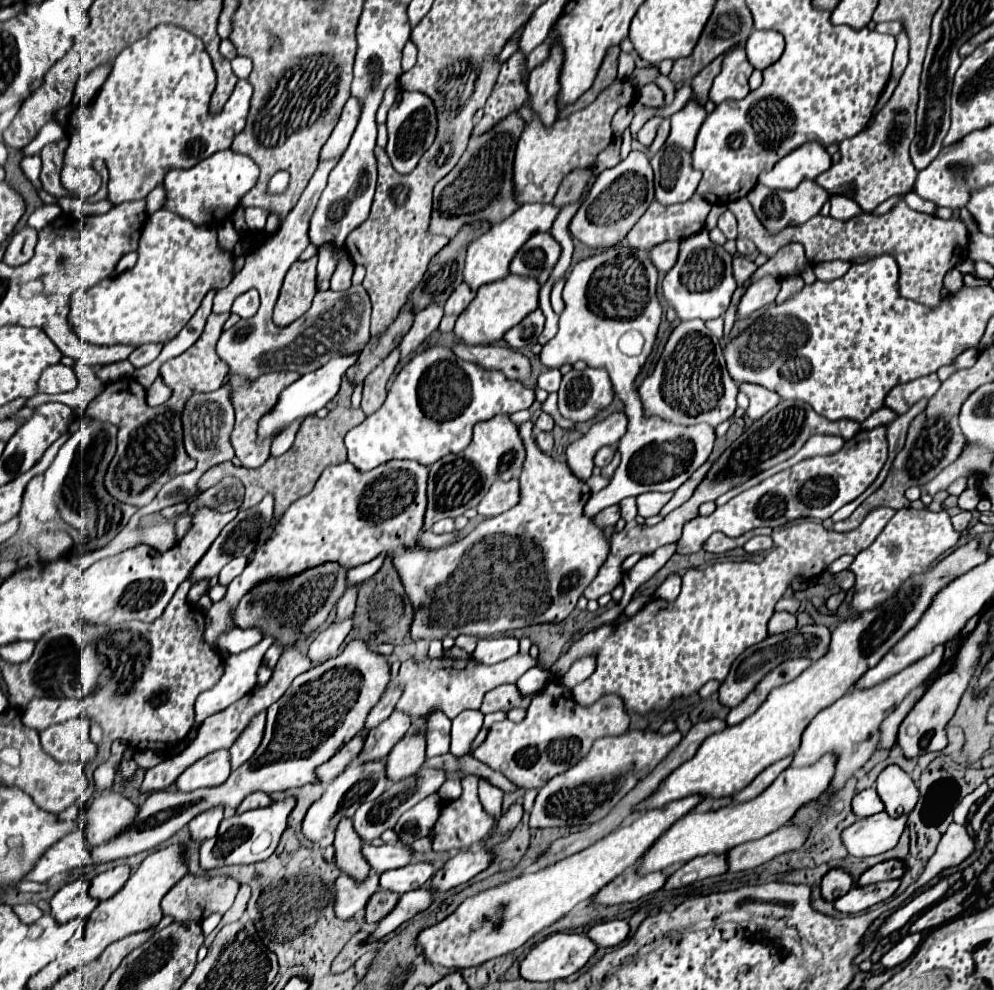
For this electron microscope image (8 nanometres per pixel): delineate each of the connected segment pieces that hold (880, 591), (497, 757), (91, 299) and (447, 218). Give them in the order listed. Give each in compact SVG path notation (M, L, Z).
M907 507L907 509L899 509L895 511L895 515L891 517L891 521L887 523L887 527L883 529L883 533L875 539L873 545L869 545L865 551L861 551L855 561L849 565L849 571L855 573L855 595L853 595L853 601L851 601L851 607L855 611L869 611L873 607L877 607L877 603L881 601L887 601L891 593L895 593L901 583L905 579L909 579L911 575L915 573L923 573L925 569L931 567L931 563L943 555L945 551L949 551L955 543L959 541L959 533L953 529L951 525L951 517L947 515L947 511L929 511L929 509L913 509L913 507Z
M551 681L539 691L527 711L523 723L511 723L509 719L493 723L487 733L487 765L501 771L511 783L525 789L537 789L551 777L567 771L579 759L587 755L591 743L603 735L621 735L629 727L629 715L619 695L603 695L589 707L575 703L575 699L559 693L557 682Z
M161 209L147 219L143 235L139 239L139 259L133 269L121 273L115 279L103 279L93 287L79 287L87 291L71 293L69 299L69 323L73 333L91 345L145 345L145 343L169 343L179 335L187 321L199 309L203 297L209 291L225 289L235 277L235 255L225 251L217 243L217 229L213 225L193 225L191 221Z
M511 113L489 131L471 137L469 147L461 155L459 163L447 177L443 177L435 185L433 217L429 227L431 233L445 235L451 239L467 223L479 219L497 223L519 207L519 203L515 201L515 187L513 187L513 159L523 127L525 123L521 121L521 115Z

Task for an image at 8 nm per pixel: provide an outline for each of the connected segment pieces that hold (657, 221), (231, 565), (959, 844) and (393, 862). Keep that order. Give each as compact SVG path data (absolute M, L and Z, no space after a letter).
M693 195L689 201L681 203L681 205L671 205L671 207L663 207L661 203L653 201L649 205L649 209L641 215L641 219L631 227L631 231L627 233L627 241L633 247L643 247L643 249L651 249L663 241L679 241L679 239L687 239L693 233L699 233L705 227L705 219L709 215L711 205L701 197L701 195Z
M241 557L229 561L229 563L221 569L221 573L219 573L219 583L221 583L221 585L229 585L237 575L243 573L243 569L247 567L247 563L249 563L249 559L241 559Z
M951 823L951 827L947 829L947 833L941 837L941 843L937 847L937 853L929 859L923 875L919 877L917 883L913 883L907 891L905 891L905 901L923 885L927 885L933 877L937 877L941 871L957 867L959 863L963 863L971 853L975 851L975 841L969 837L967 829L963 825Z
M365 845L363 855L367 857L369 865L377 871L377 873L385 873L389 869L397 869L397 867L405 867L411 863L411 849L403 847L403 845L381 845L381 847L373 847L373 845Z

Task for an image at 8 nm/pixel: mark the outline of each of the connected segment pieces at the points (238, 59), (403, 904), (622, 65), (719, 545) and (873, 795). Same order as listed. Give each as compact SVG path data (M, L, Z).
M237 55L230 63L233 73L235 73L239 79L247 79L247 75L251 73L251 67L253 67L253 65L251 65L251 59Z
M421 887L421 889L415 889L415 891L403 893L397 907L395 907L395 911L391 911L391 915L387 915L387 919L379 921L379 927L377 927L375 933L371 933L369 941L381 939L387 933L395 931L399 925L413 919L417 913L425 911L431 903L433 903L433 891L429 887Z
M621 51L621 55L619 55L619 77L621 79L625 79L625 77L629 77L631 73L633 73L633 69L635 69L635 63L633 63L633 57L629 55L629 53L623 53Z
M753 529L737 539L731 539L727 535L715 535L715 538L709 538L703 544L703 550L709 551L709 553L725 553L729 549L735 549L735 547L743 547L751 537L755 535L771 535L771 529Z
M865 789L853 797L853 811L857 817L869 817L883 811L883 801L875 789Z

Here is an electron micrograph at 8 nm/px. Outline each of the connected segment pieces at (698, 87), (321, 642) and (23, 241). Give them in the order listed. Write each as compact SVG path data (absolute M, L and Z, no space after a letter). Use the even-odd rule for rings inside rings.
M721 55L719 59L715 59L715 63L709 63L703 71L699 71L699 73L695 75L695 79L691 81L691 87L693 87L691 99L697 101L699 105L705 105L705 103L707 103L707 93L709 93L709 89L711 89L711 83L713 83L715 75L719 73L721 61L723 61L723 55Z
M353 617L345 619L345 621L333 621L325 631L321 631L315 641L309 645L309 659L311 661L321 661L323 657L331 657L337 655L341 643L345 641L345 637L349 635L353 627Z
M25 227L17 231L7 245L5 251L5 263L7 265L21 265L27 263L33 257L33 249L37 245L38 232L33 227Z

